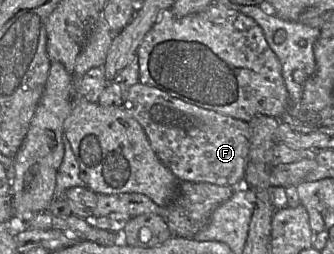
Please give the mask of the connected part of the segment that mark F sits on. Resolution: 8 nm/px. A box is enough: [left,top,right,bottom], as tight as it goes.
[121,82,251,189]

